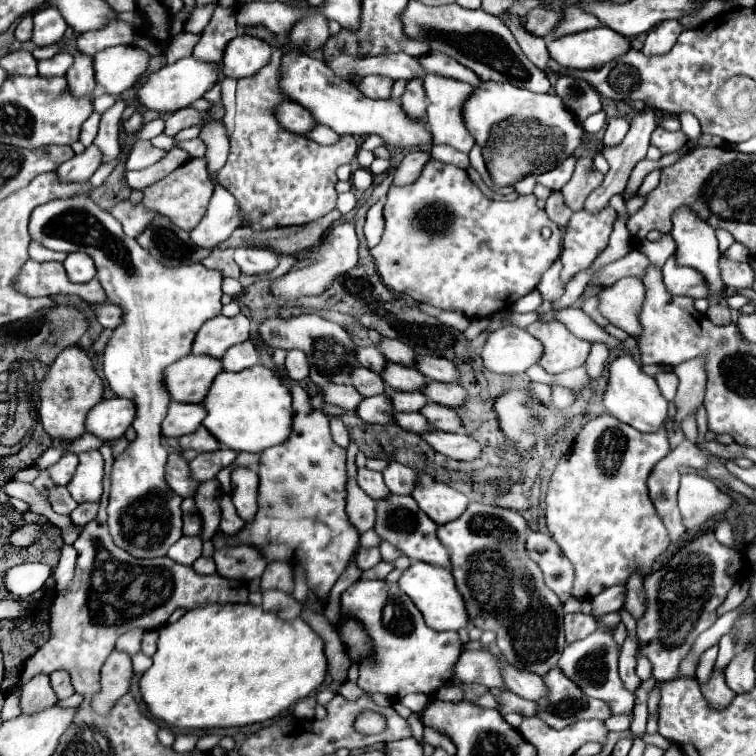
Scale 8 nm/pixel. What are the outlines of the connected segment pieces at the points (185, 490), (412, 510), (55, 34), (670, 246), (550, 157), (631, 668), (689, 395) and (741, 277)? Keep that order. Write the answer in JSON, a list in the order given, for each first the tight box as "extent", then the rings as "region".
[{"extent":[165,452,195,498],"region":[[[171,452],[167,466],[165,466],[165,478],[171,490],[175,490],[181,498],[195,494],[195,482],[191,482],[187,460],[181,456],[181,452]]]},{"extent":[373,494,449,568],"region":[[[389,494],[387,498],[377,502],[375,512],[377,512],[377,520],[375,520],[373,530],[377,532],[381,540],[387,540],[389,544],[393,544],[397,550],[401,550],[411,560],[421,560],[421,562],[449,568],[447,548],[441,546],[439,538],[435,538],[435,530],[437,530],[435,522],[427,518],[427,514],[423,514],[423,510],[417,506],[417,502],[411,496]]]},{"extent":[31,6,68,46],"region":[[[55,6],[37,10],[33,16],[33,22],[35,26],[33,26],[31,42],[35,46],[47,46],[47,44],[59,42],[68,28],[61,12]]]},{"extent":[640,233,676,268],"region":[[[665,233],[662,234],[659,241],[644,240],[641,243],[640,250],[647,255],[652,264],[657,268],[662,268],[666,260],[675,253],[676,243],[674,242],[671,234]]]},{"extent":[463,82,583,186],"region":[[[483,82],[463,108],[465,126],[481,146],[487,170],[497,186],[509,186],[527,174],[549,172],[583,142],[583,126],[557,94],[535,94],[507,82]]]},{"extent":[619,638,641,692],"region":[[[625,638],[623,646],[621,646],[621,656],[619,656],[619,674],[623,676],[623,682],[627,684],[627,688],[631,692],[637,690],[637,686],[641,684],[641,680],[635,674],[635,664],[637,664],[637,652],[639,652],[639,644],[635,638]]]},{"extent":[673,358,705,422],"region":[[[701,358],[689,360],[673,368],[673,372],[679,378],[679,390],[673,400],[677,414],[675,420],[683,422],[689,414],[695,414],[697,408],[703,404],[703,394],[705,394],[705,362]]]},{"extent":[719,254,753,288],"region":[[[725,254],[719,258],[719,272],[723,284],[729,288],[751,288],[753,286],[753,270],[745,262],[729,260]]]}]

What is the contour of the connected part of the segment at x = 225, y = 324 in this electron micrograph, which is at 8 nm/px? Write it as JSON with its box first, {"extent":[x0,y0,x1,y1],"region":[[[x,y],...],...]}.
{"extent":[193,314,251,358],"region":[[[237,314],[233,318],[215,316],[201,326],[193,342],[193,354],[207,354],[213,358],[221,358],[231,346],[249,340],[251,322],[245,314]]]}

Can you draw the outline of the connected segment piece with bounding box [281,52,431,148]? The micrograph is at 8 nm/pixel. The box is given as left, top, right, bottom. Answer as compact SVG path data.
M291 52L283 58L281 66L281 86L283 92L293 100L311 110L315 114L315 120L319 124L325 124L333 128L337 134L351 134L351 136L365 136L365 134L377 134L385 140L391 148L413 148L413 146L427 146L431 144L431 134L427 130L427 124L423 120L409 118L401 104L397 104L393 98L389 100L371 100L359 94L353 84L339 82L331 70L327 70L327 64L315 58L307 58L305 54Z

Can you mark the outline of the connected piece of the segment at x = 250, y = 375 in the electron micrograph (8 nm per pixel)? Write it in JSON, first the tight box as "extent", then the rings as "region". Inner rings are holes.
{"extent":[203,364,293,452],"region":[[[257,364],[257,366],[251,366],[247,370],[241,370],[241,372],[221,372],[203,406],[207,408],[207,418],[203,420],[203,426],[227,448],[235,450],[235,452],[263,452],[265,448],[271,448],[271,446],[279,446],[279,444],[285,444],[291,436],[291,430],[293,430],[293,396],[291,396],[291,390],[283,384],[281,380],[283,372],[279,368],[267,368],[263,364]]]}

